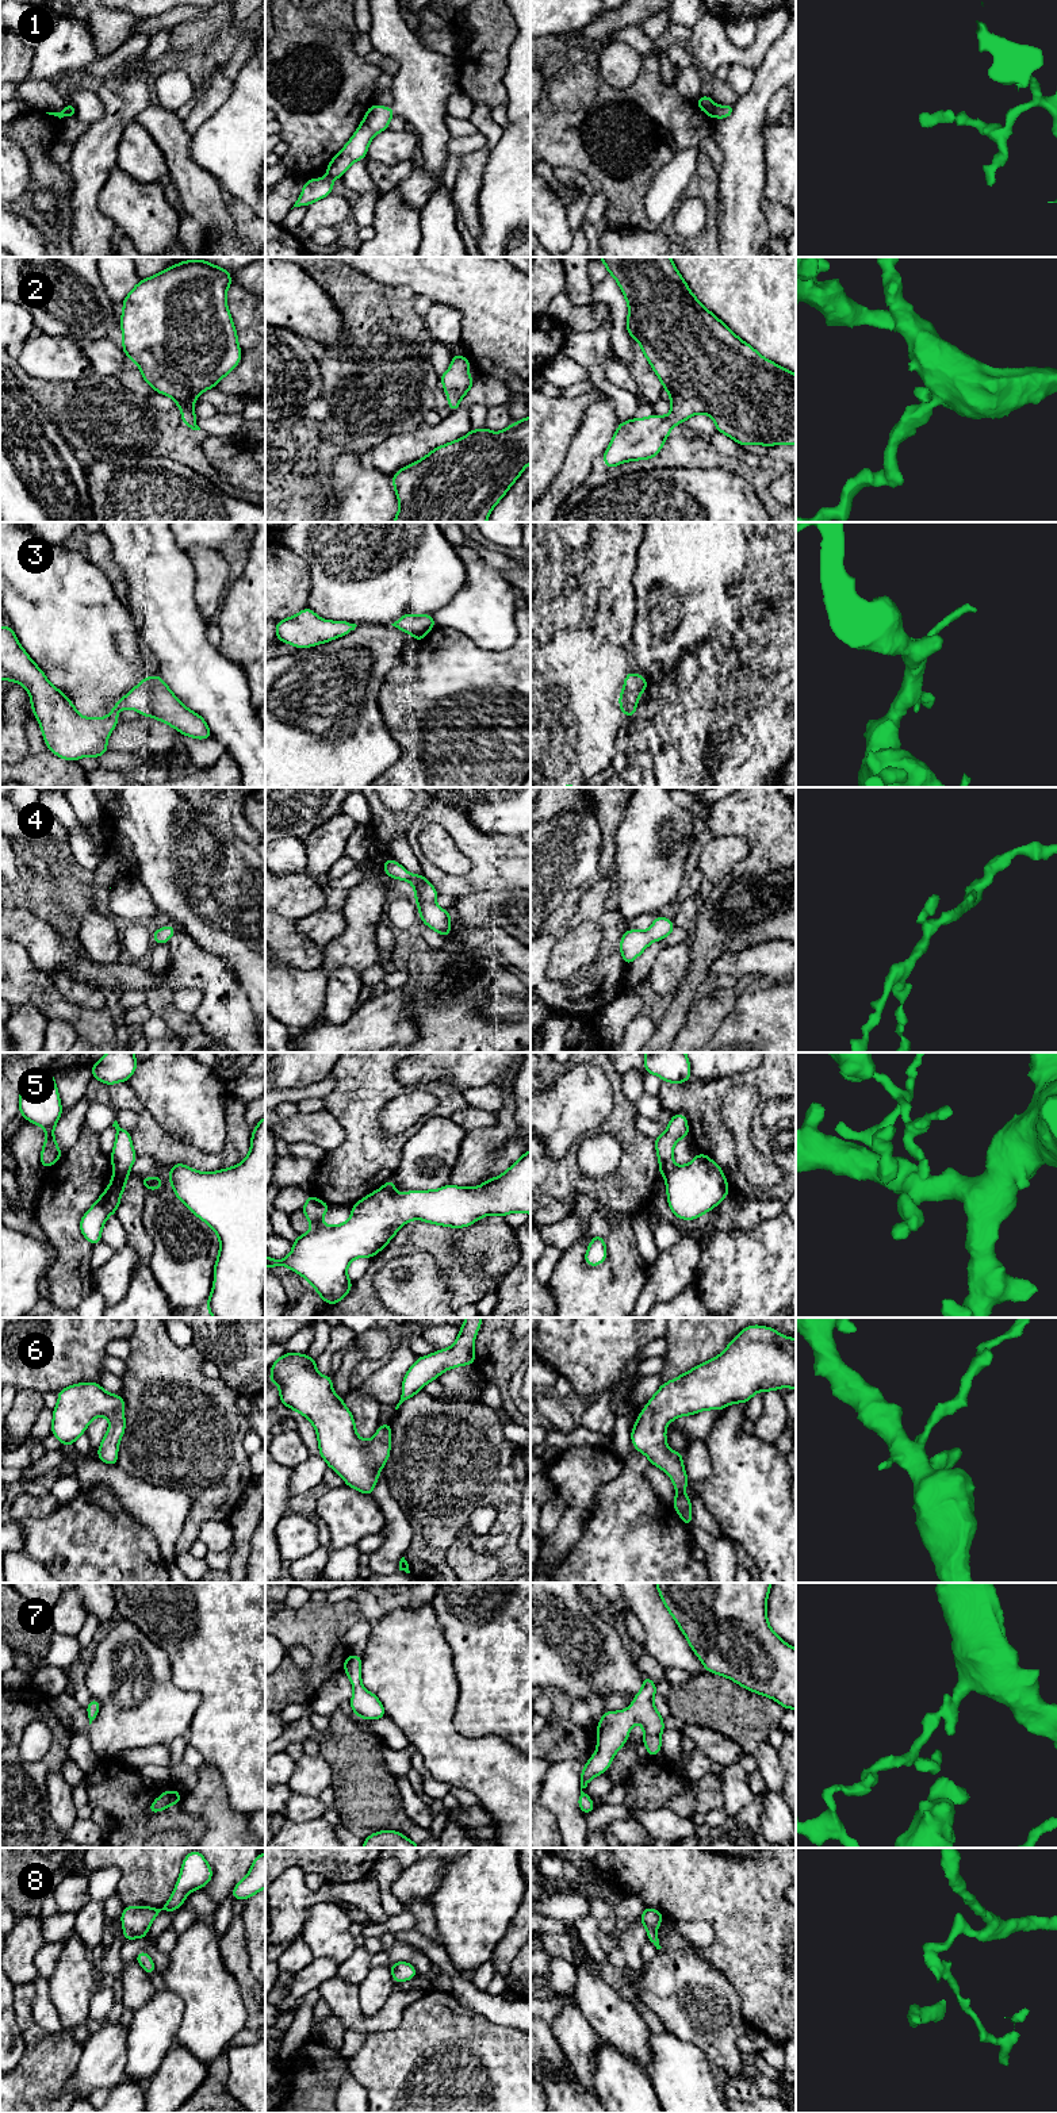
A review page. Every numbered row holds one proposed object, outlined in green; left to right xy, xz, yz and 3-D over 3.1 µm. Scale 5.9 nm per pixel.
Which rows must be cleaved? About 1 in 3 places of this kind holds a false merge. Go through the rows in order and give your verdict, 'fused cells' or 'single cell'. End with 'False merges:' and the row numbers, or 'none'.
1: fused cells
2: single cell
3: single cell
4: single cell
5: fused cells
6: single cell
7: single cell
8: fused cells
False merges: 1, 5, 8

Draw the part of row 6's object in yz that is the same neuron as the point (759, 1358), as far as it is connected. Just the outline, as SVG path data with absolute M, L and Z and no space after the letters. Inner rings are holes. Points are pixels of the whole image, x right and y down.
M752 1324L743 1328L716 1358L662 1384L637 1416L631 1430L632 1445L670 1476L677 1489L673 1507L688 1527L692 1526L693 1515L692 1502L685 1495L689 1479L683 1469L683 1454L670 1450L666 1443L666 1424L704 1410L724 1410L732 1403L748 1403L754 1393L778 1391L781 1387L796 1389L796 1338L785 1338L771 1327Z

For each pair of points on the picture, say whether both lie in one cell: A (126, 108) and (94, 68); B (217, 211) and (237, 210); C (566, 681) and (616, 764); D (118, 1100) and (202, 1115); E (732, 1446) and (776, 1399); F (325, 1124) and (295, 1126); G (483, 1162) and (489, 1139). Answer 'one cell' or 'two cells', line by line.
A: two cells
B: two cells
C: two cells
D: two cells
E: two cells
F: one cell
G: one cell

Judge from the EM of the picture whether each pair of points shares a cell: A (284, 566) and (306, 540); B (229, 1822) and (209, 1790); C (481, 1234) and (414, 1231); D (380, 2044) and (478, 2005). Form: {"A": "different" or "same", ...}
{"A": "different", "B": "same", "C": "same", "D": "different"}

